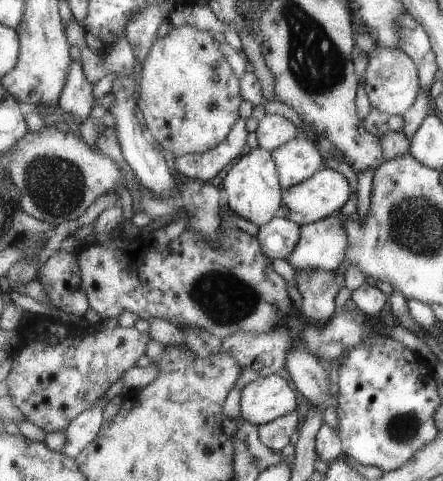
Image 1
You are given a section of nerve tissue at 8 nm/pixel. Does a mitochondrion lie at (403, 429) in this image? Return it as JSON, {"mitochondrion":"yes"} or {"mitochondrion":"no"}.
{"mitochondrion":"yes"}

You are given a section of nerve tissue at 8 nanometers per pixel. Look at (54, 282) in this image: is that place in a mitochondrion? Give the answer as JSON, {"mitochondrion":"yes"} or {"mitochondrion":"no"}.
{"mitochondrion":"no"}

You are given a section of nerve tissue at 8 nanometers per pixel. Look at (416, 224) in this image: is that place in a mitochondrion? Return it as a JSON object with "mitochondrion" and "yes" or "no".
{"mitochondrion":"yes"}

